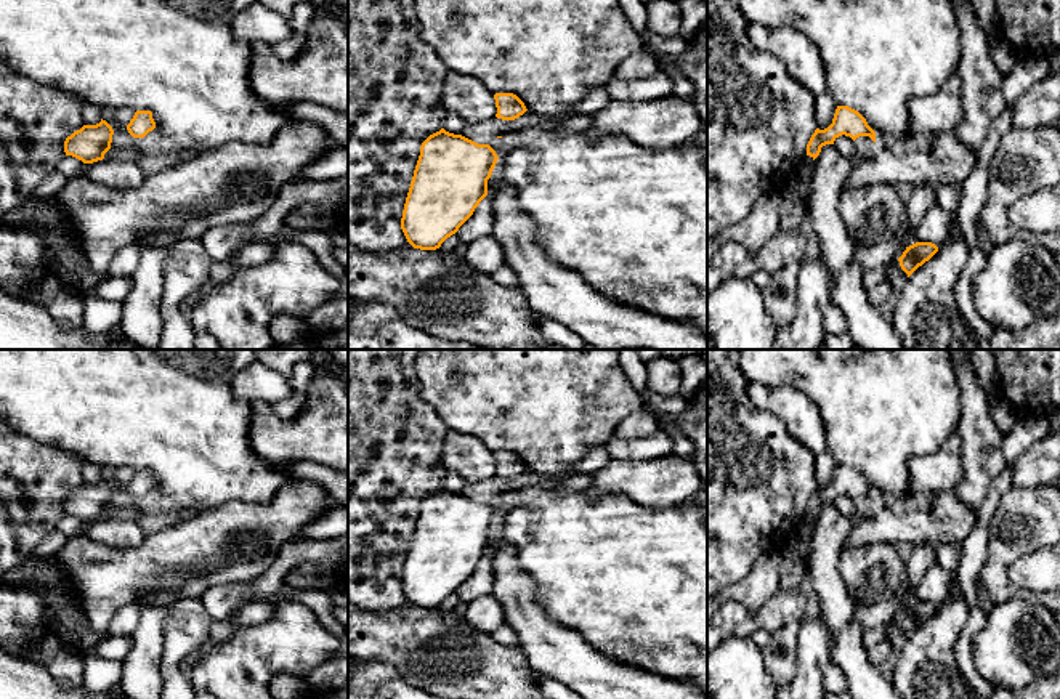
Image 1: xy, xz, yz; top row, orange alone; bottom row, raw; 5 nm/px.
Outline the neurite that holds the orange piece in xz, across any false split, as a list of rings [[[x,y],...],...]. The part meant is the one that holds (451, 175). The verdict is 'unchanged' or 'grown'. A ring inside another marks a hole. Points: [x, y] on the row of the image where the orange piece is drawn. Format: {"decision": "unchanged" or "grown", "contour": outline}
{"decision": "grown", "contour": [[[529,127],[478,144],[441,128],[420,146],[406,197],[401,229],[414,248],[436,250],[455,234],[488,196],[497,159],[540,135]]]}

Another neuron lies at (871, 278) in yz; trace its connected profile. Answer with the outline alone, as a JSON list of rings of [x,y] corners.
[[[895,260],[895,261],[890,261],[890,263],[884,265],[884,266],[880,266],[880,268],[864,271],[864,276],[863,276],[864,289],[868,292],[871,292],[876,285],[884,282],[892,265],[900,265],[900,261]]]

